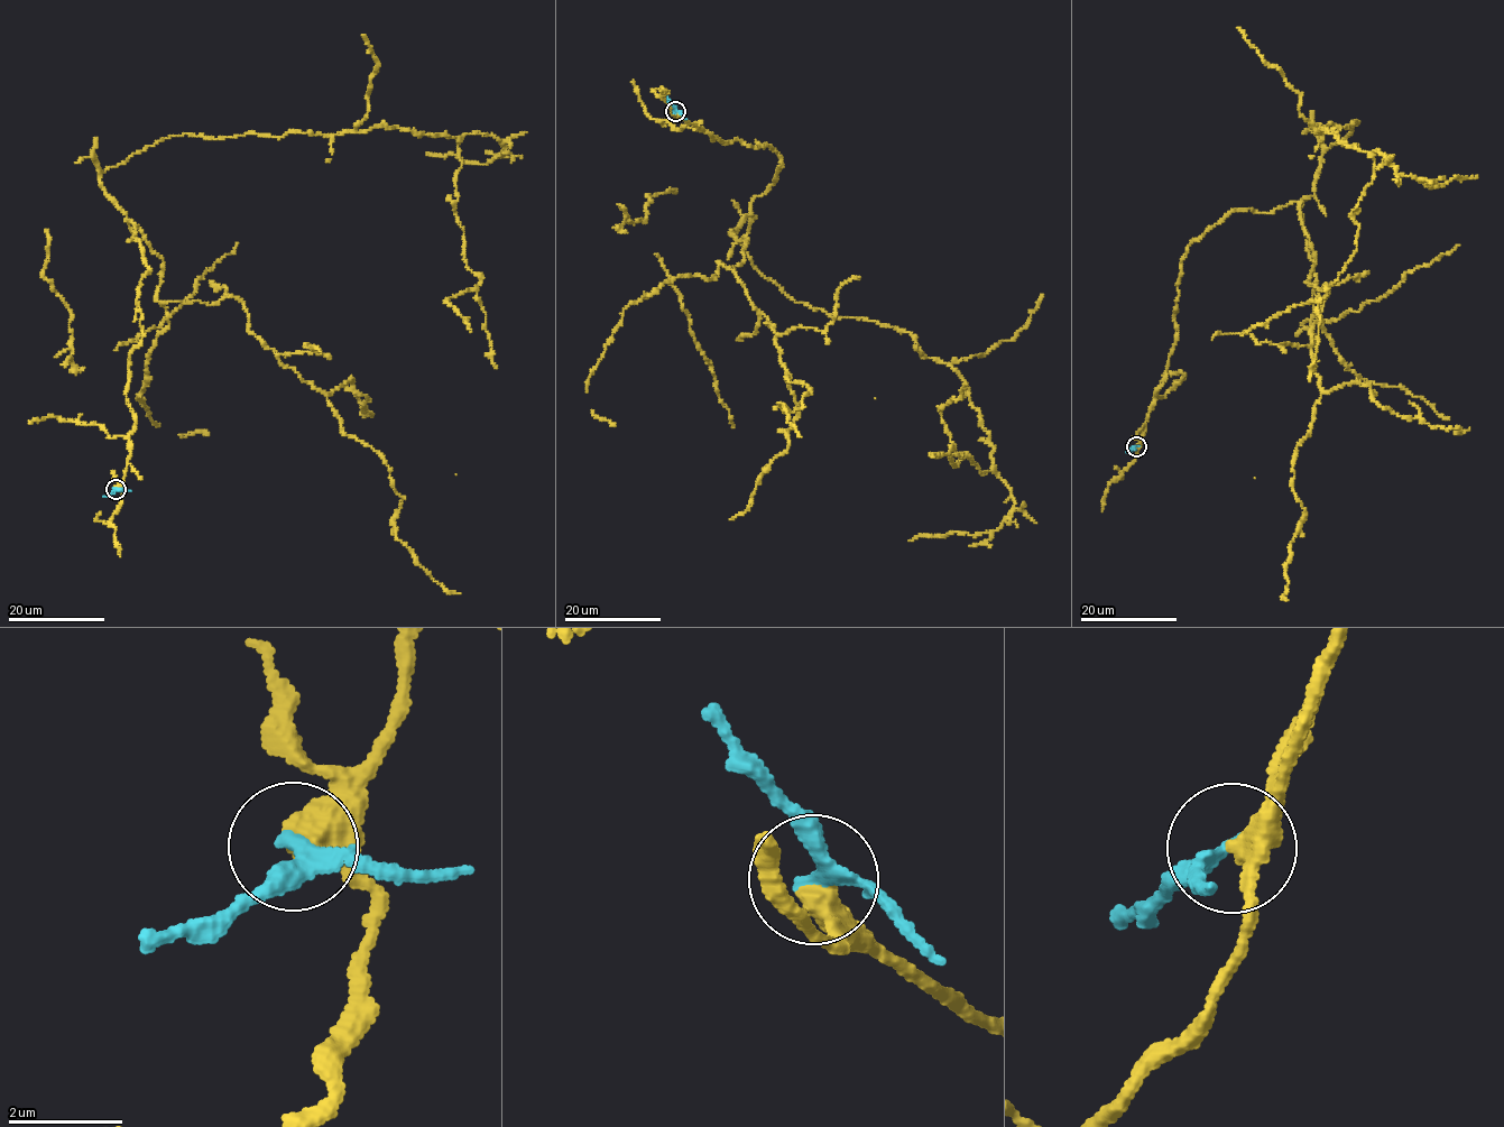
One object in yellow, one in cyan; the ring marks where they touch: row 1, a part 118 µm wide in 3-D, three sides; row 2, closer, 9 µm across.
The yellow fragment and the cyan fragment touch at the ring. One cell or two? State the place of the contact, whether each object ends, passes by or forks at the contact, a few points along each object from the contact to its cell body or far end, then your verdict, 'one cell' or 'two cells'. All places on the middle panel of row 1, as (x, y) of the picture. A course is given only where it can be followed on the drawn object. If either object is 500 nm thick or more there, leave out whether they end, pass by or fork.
place (675, 111); yellow passes by; cyan passes by; course yellow (675, 111), (775, 149), (736, 242), (952, 367), (980, 473), (938, 407), (967, 382); course cyan (675, 111), (666, 97); two cells

